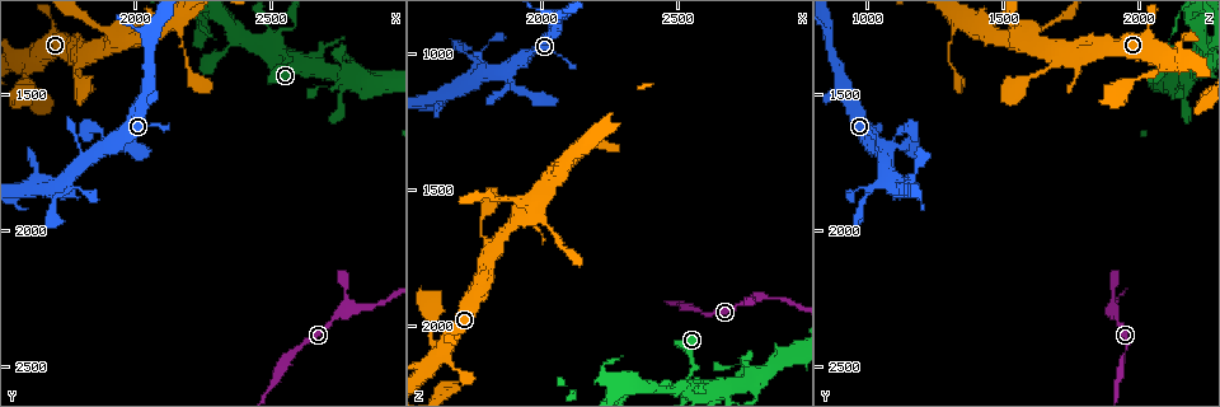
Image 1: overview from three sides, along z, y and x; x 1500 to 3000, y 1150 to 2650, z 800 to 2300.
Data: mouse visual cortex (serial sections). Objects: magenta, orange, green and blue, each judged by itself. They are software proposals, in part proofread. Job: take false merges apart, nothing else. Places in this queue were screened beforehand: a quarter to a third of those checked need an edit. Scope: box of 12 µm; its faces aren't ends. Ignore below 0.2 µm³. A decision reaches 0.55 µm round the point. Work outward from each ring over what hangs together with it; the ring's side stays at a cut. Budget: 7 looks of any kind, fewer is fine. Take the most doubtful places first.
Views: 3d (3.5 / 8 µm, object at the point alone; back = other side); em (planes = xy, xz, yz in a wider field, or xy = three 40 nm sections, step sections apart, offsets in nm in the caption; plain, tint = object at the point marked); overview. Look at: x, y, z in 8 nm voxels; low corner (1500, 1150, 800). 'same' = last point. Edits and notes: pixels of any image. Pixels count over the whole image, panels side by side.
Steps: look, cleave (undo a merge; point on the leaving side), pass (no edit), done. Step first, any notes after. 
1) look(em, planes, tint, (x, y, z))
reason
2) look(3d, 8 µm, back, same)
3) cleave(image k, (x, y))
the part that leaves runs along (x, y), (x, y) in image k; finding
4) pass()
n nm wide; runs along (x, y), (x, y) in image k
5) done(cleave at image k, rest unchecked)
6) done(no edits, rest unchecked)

look(3d, 3.5 µm, (1930, 1310, 1610))
small branch off a trunk

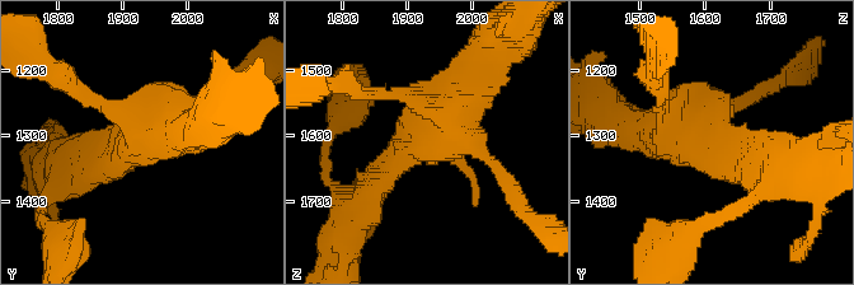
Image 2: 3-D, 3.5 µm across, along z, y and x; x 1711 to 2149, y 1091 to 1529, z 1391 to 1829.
pass()
runs along (379, 176), (473, 92), (481, 56) in image 2; one cell here

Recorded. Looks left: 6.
look(3d, 8 µm, (2530, 1340, 2220))
thin neck

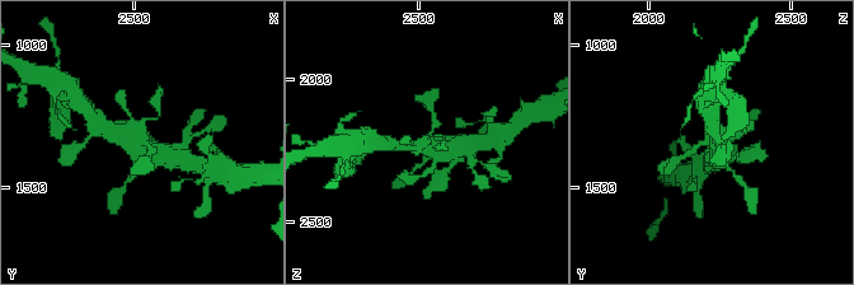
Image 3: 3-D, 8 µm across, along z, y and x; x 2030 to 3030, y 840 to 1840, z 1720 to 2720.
look(em, xy, step 3, tint, (2530, 1340, 2220))
shape alone is not enough

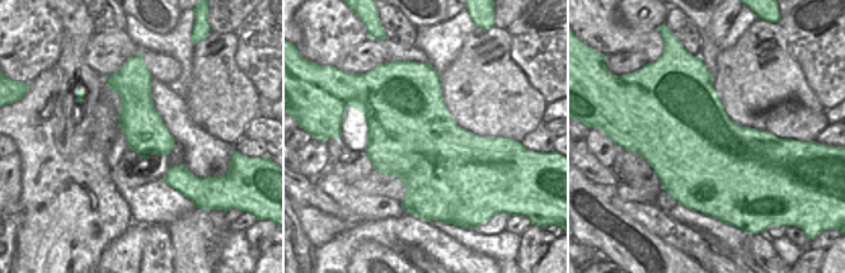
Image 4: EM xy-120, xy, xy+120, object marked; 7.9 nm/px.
pass()
runs along (433, 113), (428, 143), (459, 149) in image 3; all the same cell

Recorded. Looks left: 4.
look(3d, 3.5 µm, back, (2760, 1420, 2210))
thin neck

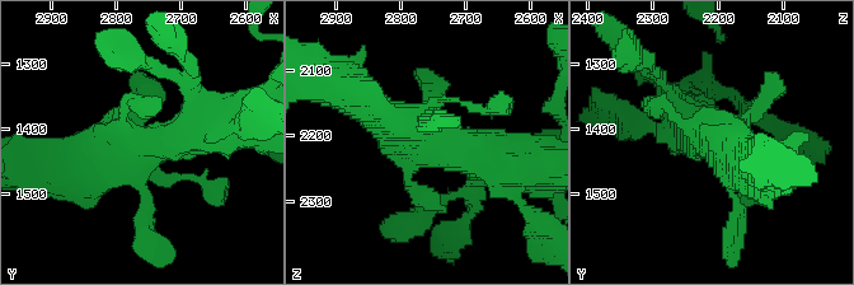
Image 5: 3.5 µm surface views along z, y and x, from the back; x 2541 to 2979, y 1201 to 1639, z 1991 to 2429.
look(em, planes, tint, (2760, 1435, 2205))

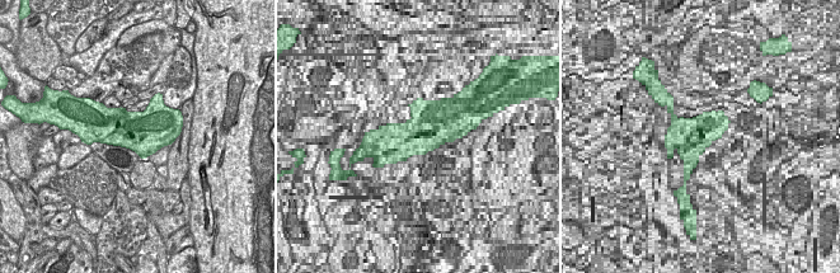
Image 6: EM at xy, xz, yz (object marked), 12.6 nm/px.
pass()
one cell here

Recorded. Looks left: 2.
done(no edits, rest unchecked)

